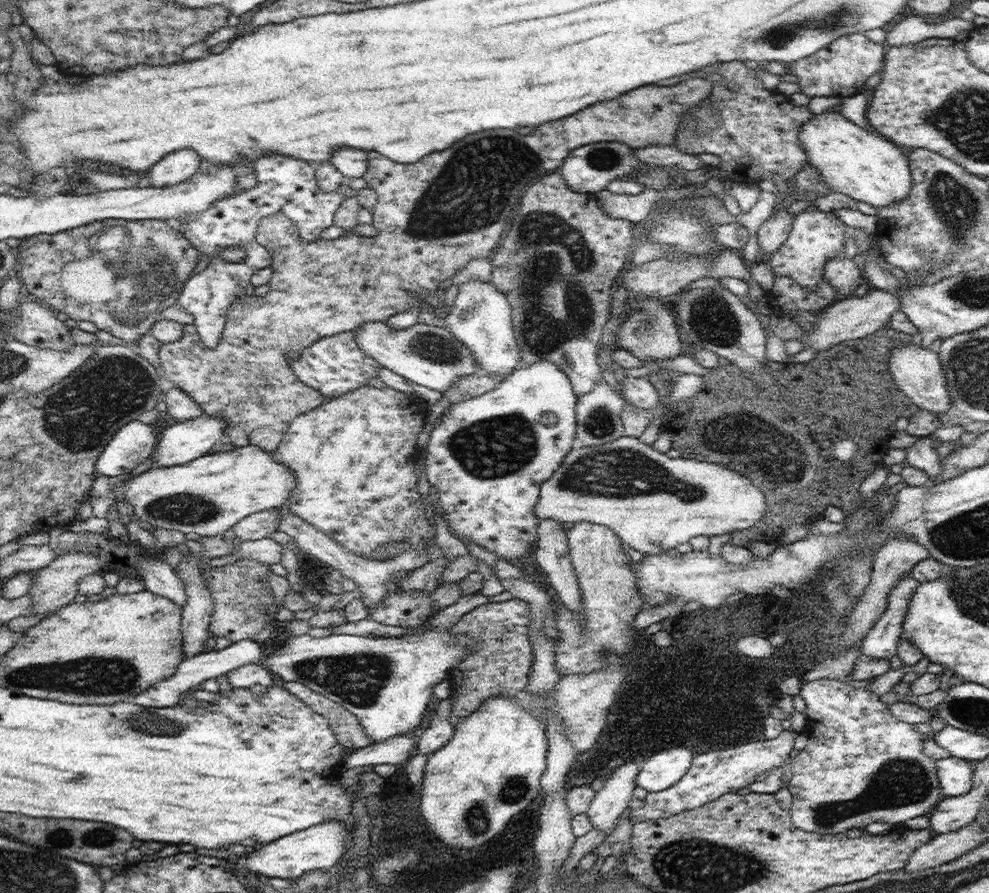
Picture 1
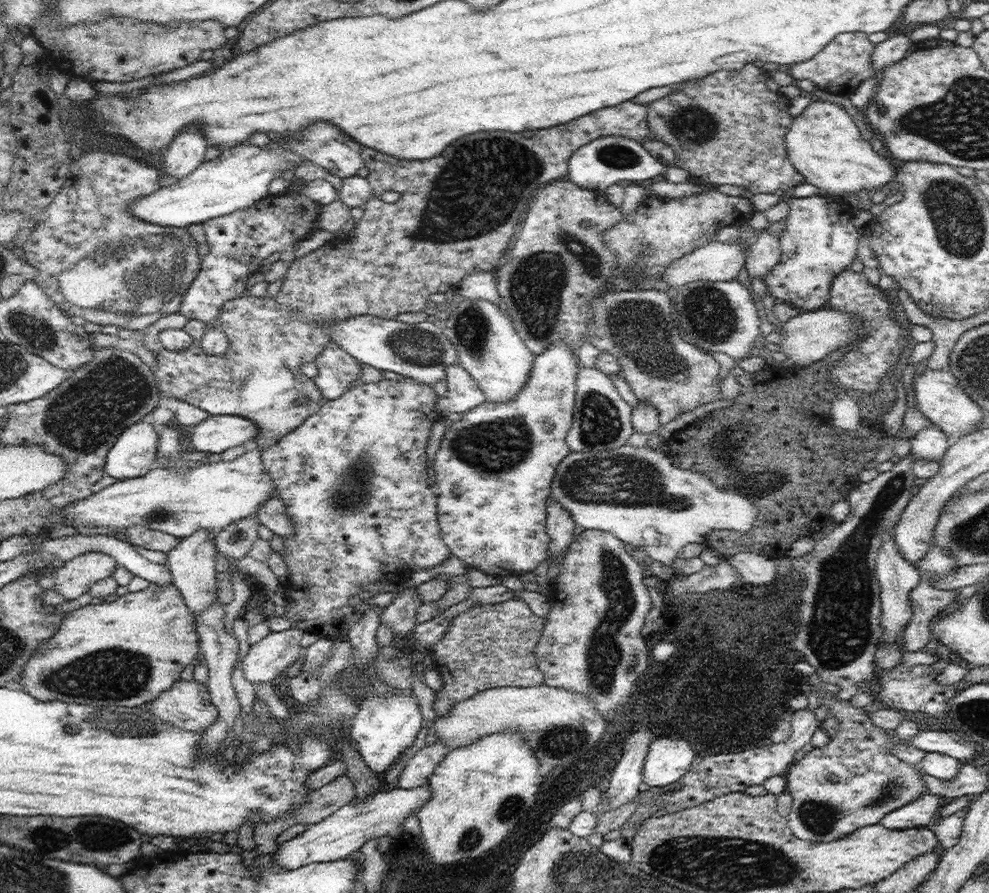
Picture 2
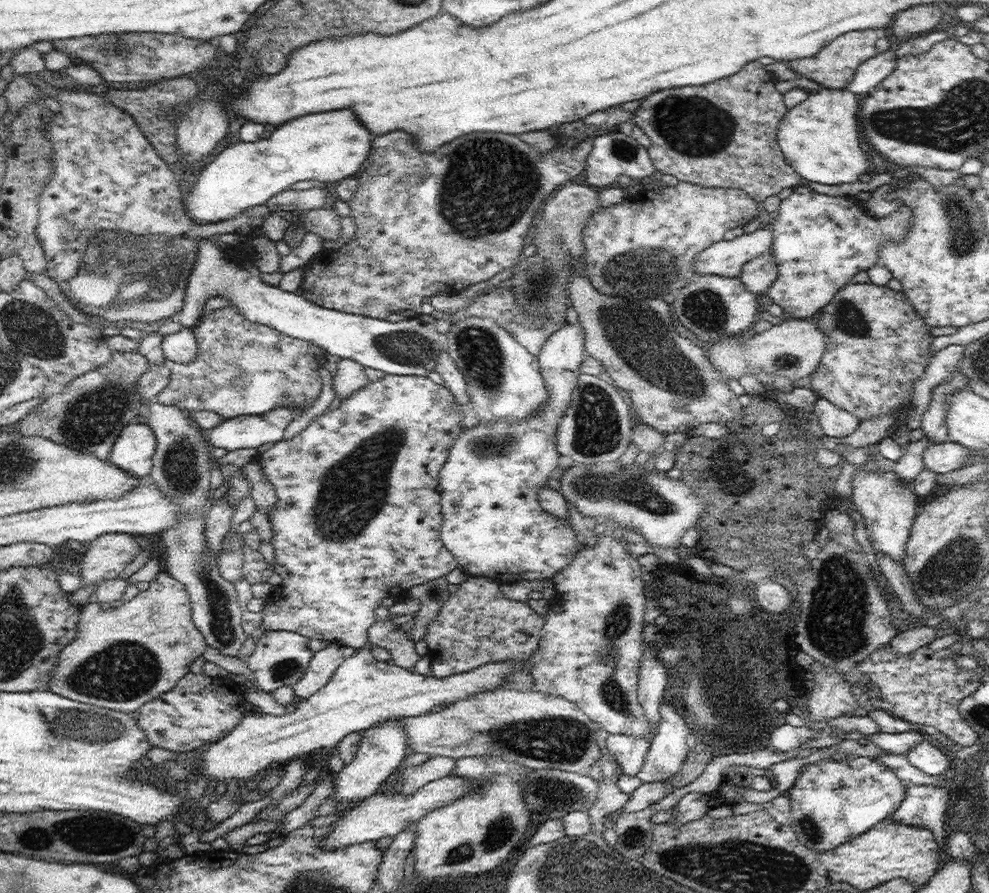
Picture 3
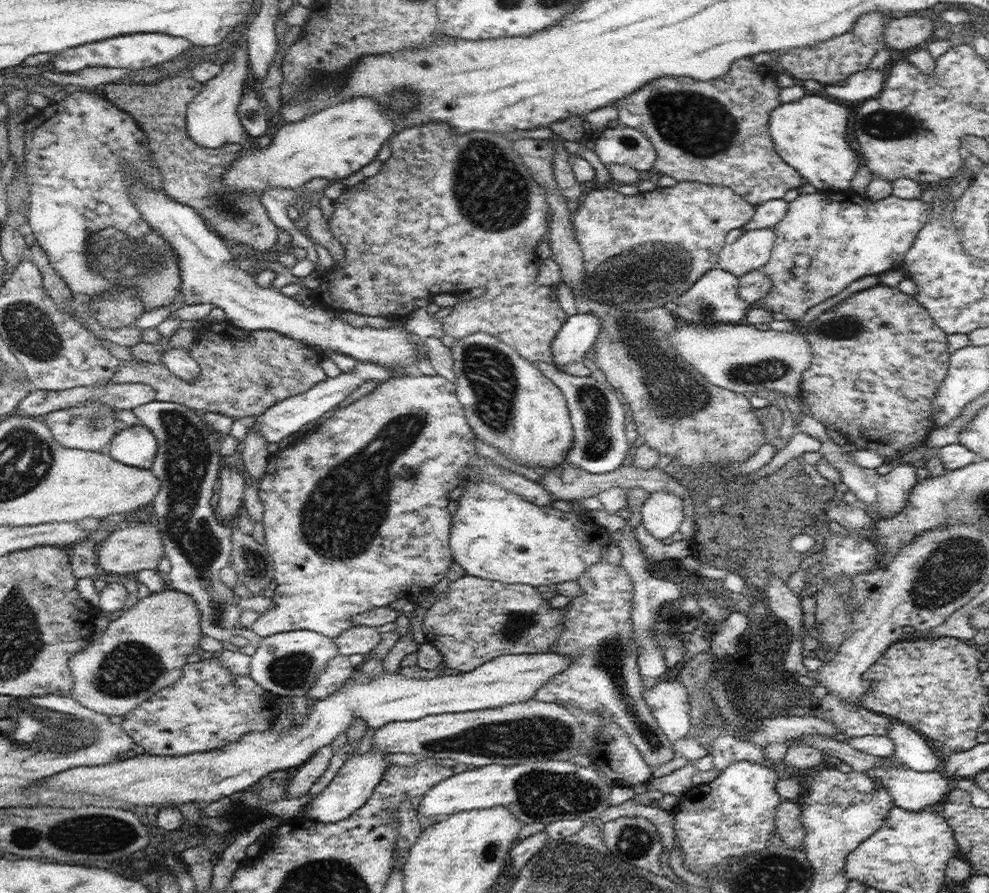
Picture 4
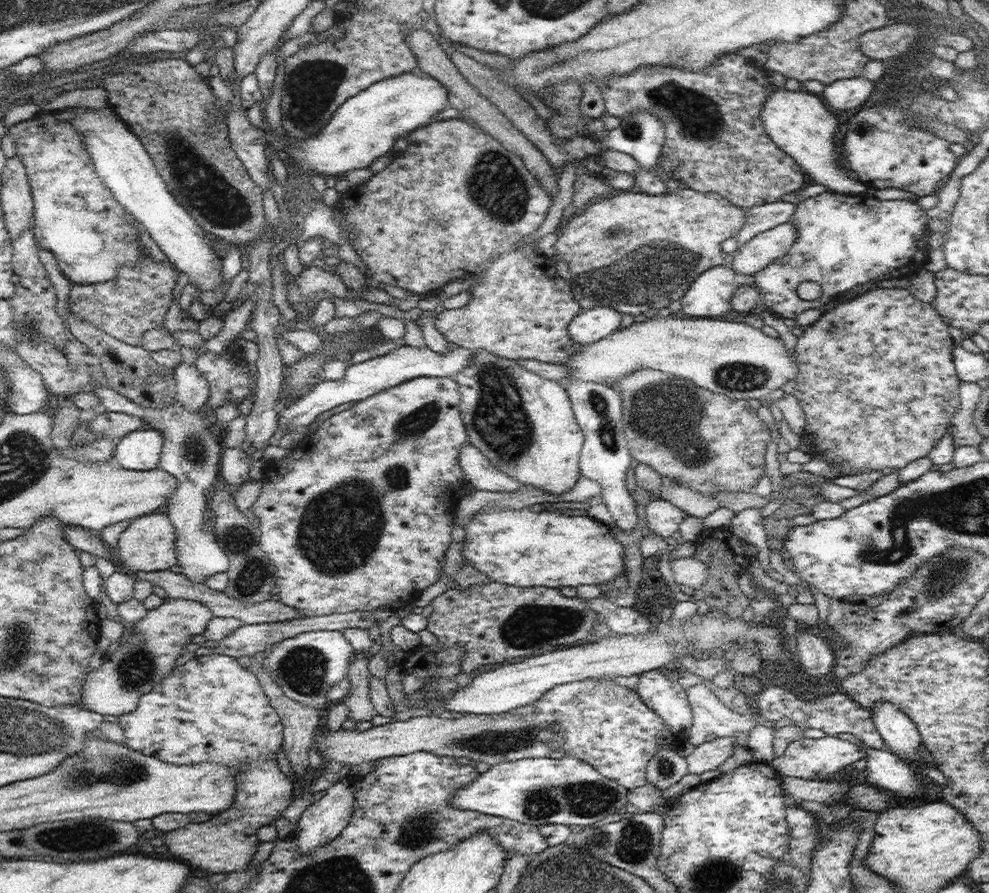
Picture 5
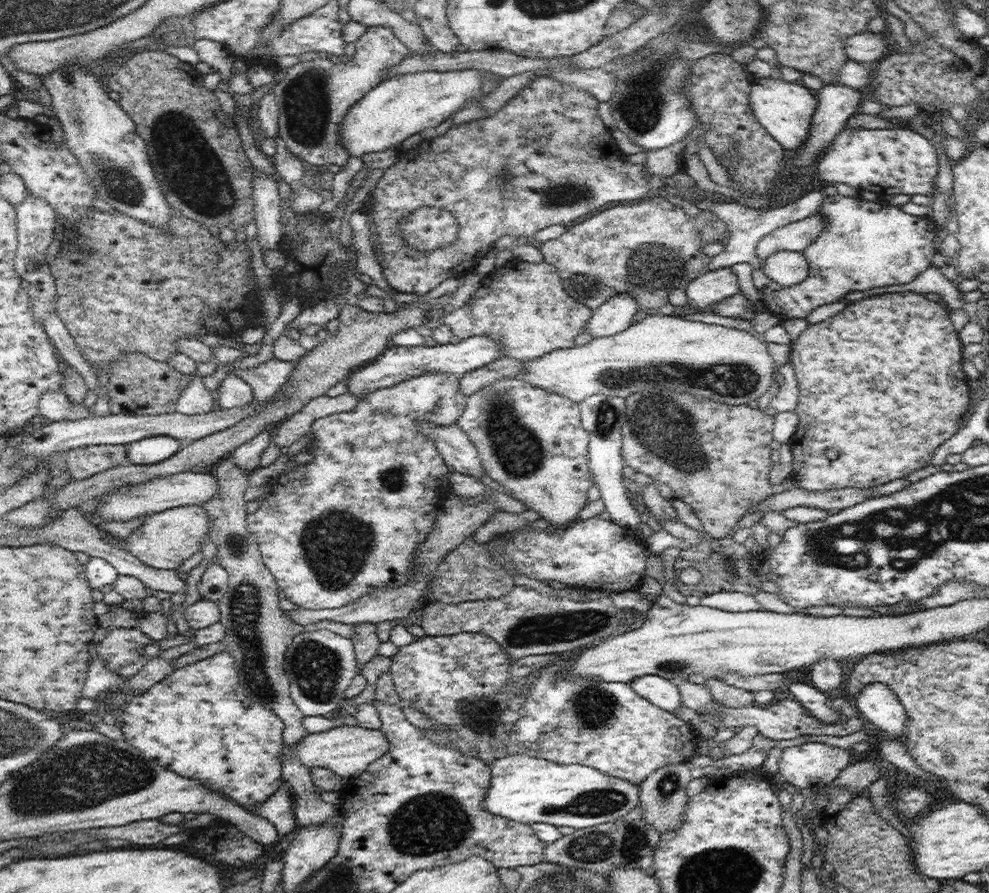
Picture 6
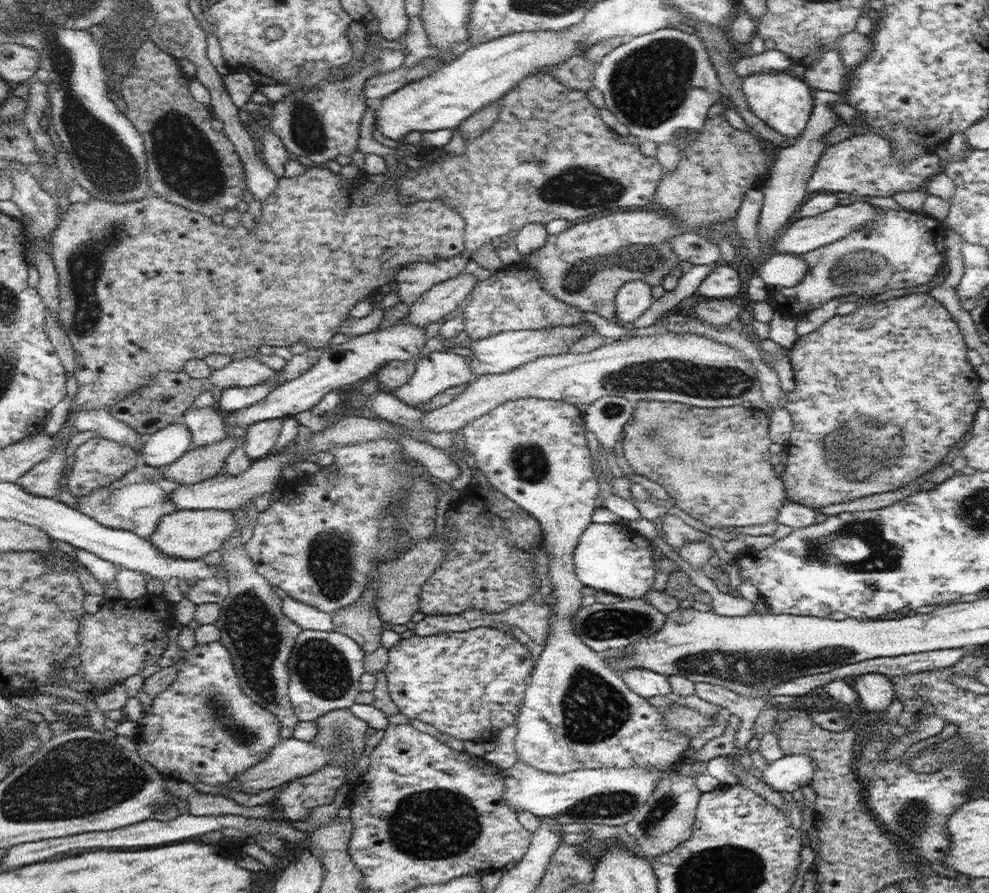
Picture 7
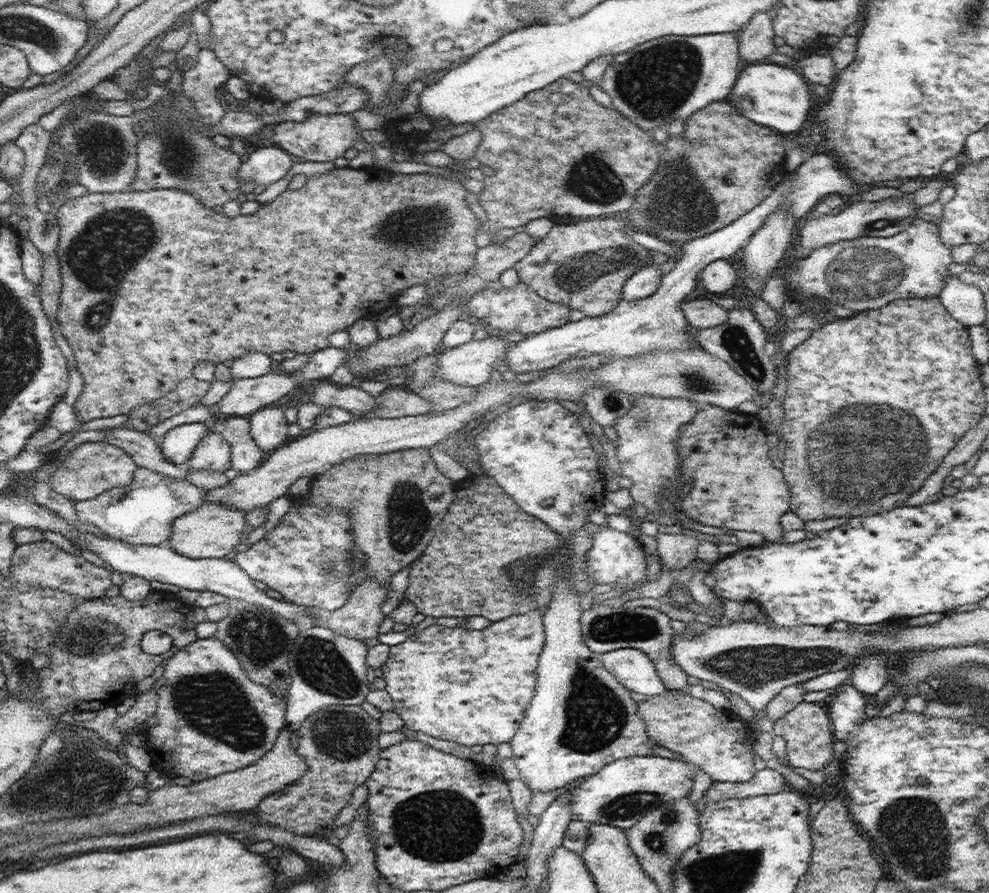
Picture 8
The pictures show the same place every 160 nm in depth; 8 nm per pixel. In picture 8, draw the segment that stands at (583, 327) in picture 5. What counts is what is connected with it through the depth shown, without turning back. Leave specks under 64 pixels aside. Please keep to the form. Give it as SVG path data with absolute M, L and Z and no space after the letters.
M657 263L641 268L624 283L622 299L632 302L653 296L662 279L660 265Z

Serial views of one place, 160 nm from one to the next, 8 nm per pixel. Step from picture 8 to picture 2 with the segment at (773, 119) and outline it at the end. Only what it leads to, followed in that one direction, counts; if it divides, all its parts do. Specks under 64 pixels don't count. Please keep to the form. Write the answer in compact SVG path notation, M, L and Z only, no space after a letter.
M815 98L800 115L793 117L793 123L785 134L785 145L789 161L794 168L802 174L806 183L817 186L824 195L842 194L842 192L854 192L855 194L865 188L869 194L875 190L885 190L894 184L897 171L897 161L891 157L882 157L860 136L860 130L856 128L854 120L848 116L844 107L823 99Z

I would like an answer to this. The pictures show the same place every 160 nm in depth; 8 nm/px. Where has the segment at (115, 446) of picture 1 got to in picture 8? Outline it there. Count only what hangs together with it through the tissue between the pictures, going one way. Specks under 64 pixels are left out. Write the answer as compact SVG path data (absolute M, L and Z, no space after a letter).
M211 421L174 426L157 442L162 454L166 456L166 460L178 466L187 465L192 453L194 453L194 449L198 447L198 443L204 437L208 437L210 425L212 424L213 422Z

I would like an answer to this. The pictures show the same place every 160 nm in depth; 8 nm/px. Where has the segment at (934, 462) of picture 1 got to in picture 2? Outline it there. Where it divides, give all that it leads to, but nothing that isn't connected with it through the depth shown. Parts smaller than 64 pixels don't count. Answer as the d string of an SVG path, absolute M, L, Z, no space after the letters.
M932 425L932 428L918 432L909 441L912 443L911 453L915 459L938 462L945 456L953 438L936 425Z

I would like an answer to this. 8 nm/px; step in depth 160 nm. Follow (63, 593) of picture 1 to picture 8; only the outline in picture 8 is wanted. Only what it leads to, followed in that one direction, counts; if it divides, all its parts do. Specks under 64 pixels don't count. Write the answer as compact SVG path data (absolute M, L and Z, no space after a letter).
M202 503L198 508L173 520L168 545L187 558L228 558L233 556L236 544L245 540L245 534L245 511L218 503Z

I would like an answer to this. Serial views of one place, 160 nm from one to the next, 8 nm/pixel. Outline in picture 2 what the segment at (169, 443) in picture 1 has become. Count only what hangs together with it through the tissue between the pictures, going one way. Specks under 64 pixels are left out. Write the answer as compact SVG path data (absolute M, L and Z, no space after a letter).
M209 414L208 419L194 427L190 443L184 445L187 450L216 454L241 444L254 446L256 437L258 428L250 420L238 415Z

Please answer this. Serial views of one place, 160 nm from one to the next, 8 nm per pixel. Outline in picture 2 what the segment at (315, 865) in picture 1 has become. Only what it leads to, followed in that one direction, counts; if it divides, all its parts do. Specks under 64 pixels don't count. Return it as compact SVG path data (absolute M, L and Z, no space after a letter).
M426 785L417 786L411 789L403 789L396 787L392 790L379 791L378 793L372 793L367 799L360 801L359 803L348 803L341 806L334 814L327 816L324 820L319 821L316 824L308 824L308 829L302 832L297 837L294 837L290 841L280 843L277 846L277 852L275 854L275 863L282 868L288 870L294 870L301 866L306 866L310 863L321 863L328 861L337 861L350 857L353 852L360 850L369 840L373 838L380 838L380 836L391 836L397 839L399 834L403 834L404 820L408 818L409 814L413 814L413 810L422 808L430 800L431 788Z

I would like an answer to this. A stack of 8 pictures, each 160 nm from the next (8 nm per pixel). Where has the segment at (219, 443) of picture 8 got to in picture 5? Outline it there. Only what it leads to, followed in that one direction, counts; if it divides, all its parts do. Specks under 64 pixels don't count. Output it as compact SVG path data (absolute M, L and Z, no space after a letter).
M184 361L173 368L177 380L177 404L192 412L200 412L210 398L209 384L199 369Z

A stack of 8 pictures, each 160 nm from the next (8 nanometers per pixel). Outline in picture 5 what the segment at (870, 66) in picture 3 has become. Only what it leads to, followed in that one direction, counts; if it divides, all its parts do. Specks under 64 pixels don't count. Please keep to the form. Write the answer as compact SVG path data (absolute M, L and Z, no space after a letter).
M864 76L835 81L824 88L824 100L832 112L850 110L866 102L874 90L875 84Z

